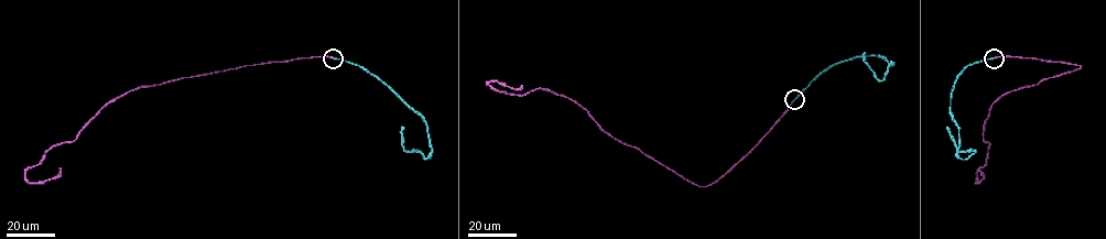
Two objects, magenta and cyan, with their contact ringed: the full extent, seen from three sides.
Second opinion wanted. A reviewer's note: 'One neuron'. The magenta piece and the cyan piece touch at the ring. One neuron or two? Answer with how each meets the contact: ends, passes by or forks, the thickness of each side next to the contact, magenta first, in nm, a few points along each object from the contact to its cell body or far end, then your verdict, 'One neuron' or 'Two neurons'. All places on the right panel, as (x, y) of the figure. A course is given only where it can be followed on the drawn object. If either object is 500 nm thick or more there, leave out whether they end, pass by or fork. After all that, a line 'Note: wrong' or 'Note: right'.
At the ring magenta ends. At the ring cyan ends. Thickness 200 nm (magenta) against 200 nm. Course of magenta: (994, 58), (1081, 66), (995, 100), (984, 131), (986, 163), (975, 183), (983, 177), (979, 169). Course of cyan: (994, 58), (968, 65), (952, 90), (957, 154), (967, 159), (975, 152), (956, 149), (947, 127). Two neurons
Note: wrong

